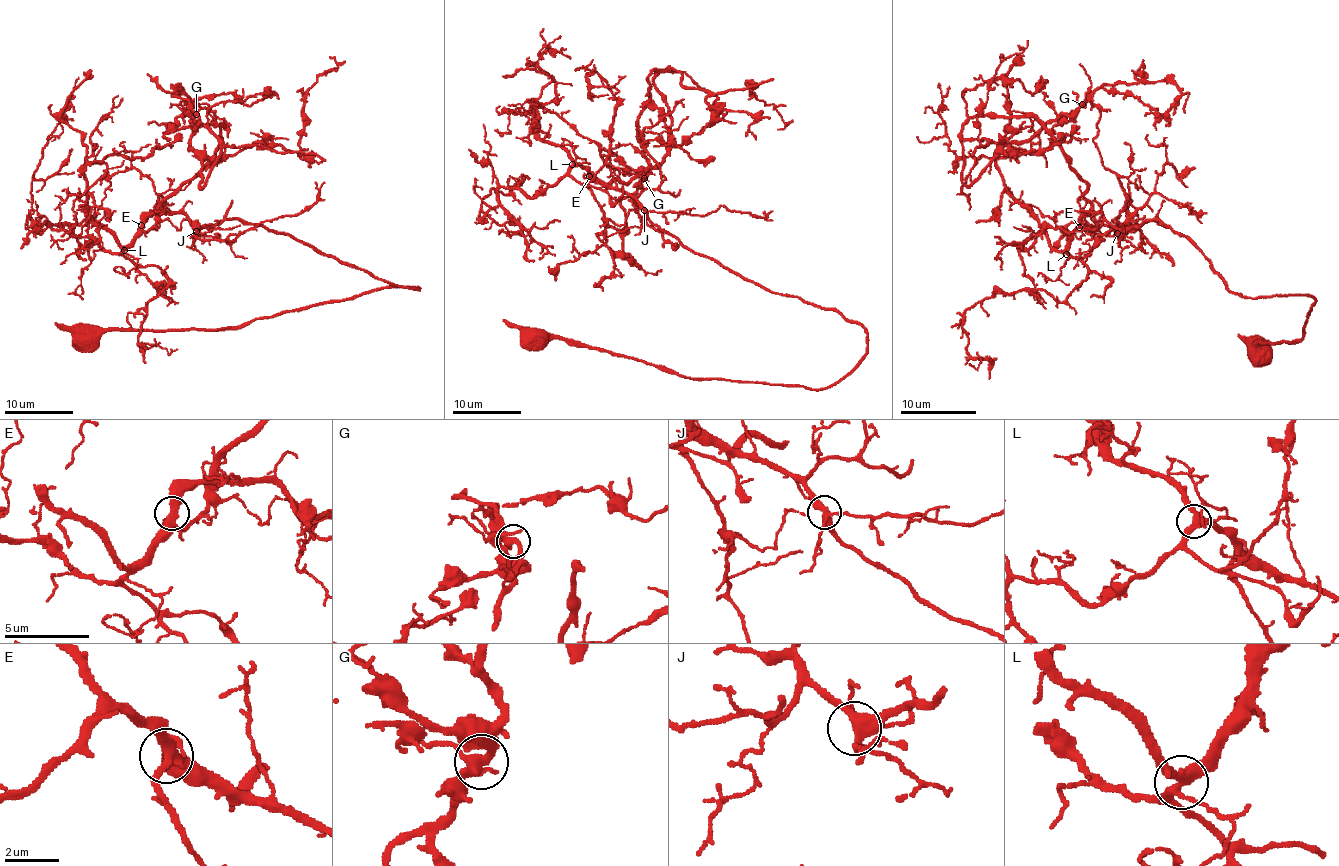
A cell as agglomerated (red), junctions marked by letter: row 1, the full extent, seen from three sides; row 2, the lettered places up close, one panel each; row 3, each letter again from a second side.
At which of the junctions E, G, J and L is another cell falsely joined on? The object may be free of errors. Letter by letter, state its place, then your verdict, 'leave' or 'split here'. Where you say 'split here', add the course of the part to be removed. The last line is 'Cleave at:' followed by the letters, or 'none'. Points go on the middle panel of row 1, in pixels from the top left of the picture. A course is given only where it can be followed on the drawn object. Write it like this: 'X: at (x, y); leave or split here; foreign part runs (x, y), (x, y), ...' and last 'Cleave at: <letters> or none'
E: at (589, 176); leave
G: at (644, 178); leave
J: at (644, 210); leave
L: at (572, 164); leave
Cleave at: none

